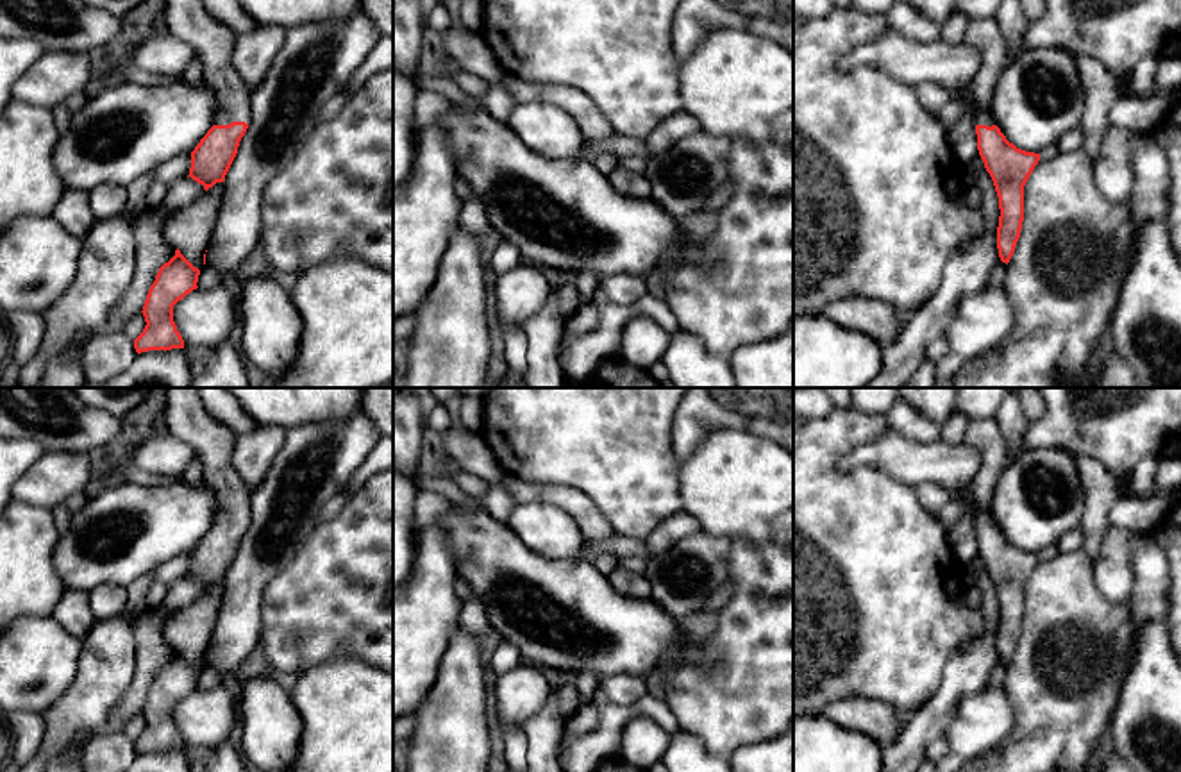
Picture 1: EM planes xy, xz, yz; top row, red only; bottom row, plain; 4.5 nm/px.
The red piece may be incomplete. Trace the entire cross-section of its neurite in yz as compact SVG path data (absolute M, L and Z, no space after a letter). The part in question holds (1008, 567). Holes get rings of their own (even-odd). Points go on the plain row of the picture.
M997 418L974 420L963 441L981 456L970 497L976 500L977 550L999 597L997 649L1002 663L1009 663L1024 622L1024 586L1040 561L1040 554L1017 549L993 524L990 511L999 475L1004 472L1006 440Z

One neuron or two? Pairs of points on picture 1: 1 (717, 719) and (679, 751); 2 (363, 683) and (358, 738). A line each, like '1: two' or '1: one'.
1: two
2: one

